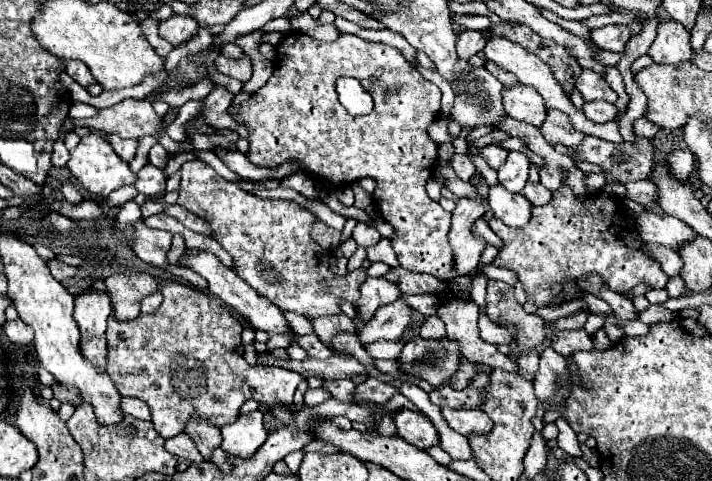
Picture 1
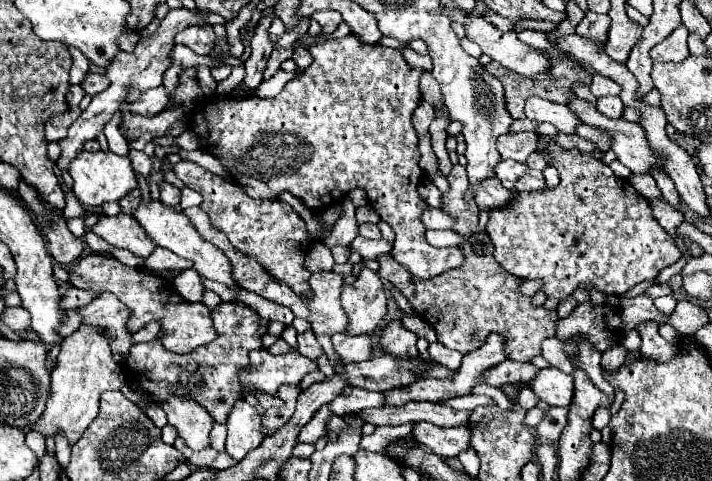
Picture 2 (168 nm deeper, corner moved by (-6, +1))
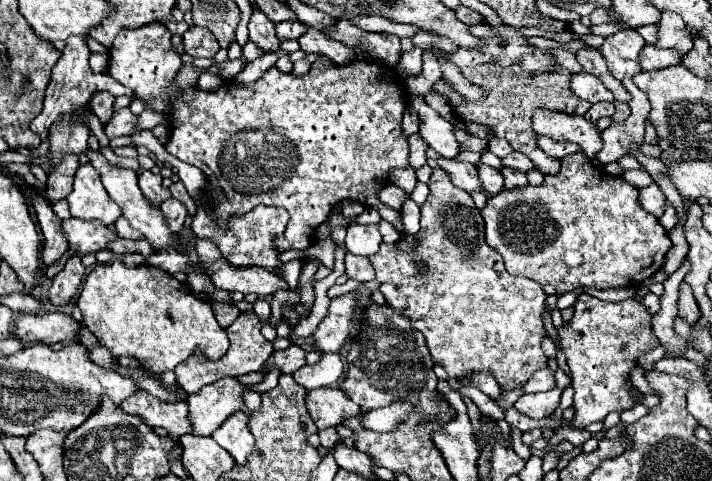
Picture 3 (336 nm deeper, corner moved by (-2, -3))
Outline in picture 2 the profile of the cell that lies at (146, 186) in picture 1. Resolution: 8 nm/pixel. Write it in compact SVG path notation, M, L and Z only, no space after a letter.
M163 182L161 184L161 202L167 206L177 206L181 202L181 190L169 182Z

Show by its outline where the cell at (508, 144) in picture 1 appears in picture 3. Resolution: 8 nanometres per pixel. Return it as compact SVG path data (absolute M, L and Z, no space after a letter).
M569 154L561 160L559 172L545 176L541 186L503 190L487 200L481 212L485 218L487 244L503 256L509 274L525 276L539 284L551 284L557 294L571 292L579 286L593 286L597 290L639 286L663 268L671 240L659 220L641 208L637 196L637 188L623 178L595 168L585 156L581 156L579 162L579 154Z

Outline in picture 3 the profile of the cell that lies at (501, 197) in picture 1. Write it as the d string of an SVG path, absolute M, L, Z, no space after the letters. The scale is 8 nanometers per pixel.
M441 158L439 160L439 166L449 172L453 184L461 190L465 190L467 194L473 194L473 192L481 192L485 196L489 196L483 188L481 188L481 180L479 180L479 174L477 174L477 168L473 164L465 164L465 162L455 162L455 160L445 160Z

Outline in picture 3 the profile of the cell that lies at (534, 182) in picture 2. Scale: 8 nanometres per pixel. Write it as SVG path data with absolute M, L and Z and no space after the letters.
M503 168L501 172L503 172L503 176L505 176L505 188L507 188L507 190L511 190L511 188L523 188L523 186L529 184L529 182L527 182L527 176L525 176L523 172L519 172L519 170Z

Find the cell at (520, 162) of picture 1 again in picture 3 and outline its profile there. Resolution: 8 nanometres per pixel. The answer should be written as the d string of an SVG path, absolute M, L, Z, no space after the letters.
M481 164L481 166L479 166L479 178L481 178L485 190L487 190L491 196L493 196L493 194L499 194L499 192L503 190L503 174L501 174L501 170Z

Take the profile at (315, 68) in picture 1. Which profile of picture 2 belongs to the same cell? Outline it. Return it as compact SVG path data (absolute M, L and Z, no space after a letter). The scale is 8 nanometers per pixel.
M345 36L345 38L329 38L321 44L315 44L309 48L311 56L313 56L313 64L303 70L295 80L287 82L285 88L275 96L275 98L267 98L267 100L261 100L261 98L255 98L255 96L219 96L219 94L213 94L213 96L205 96L197 102L197 106L191 110L191 116L189 116L189 128L199 136L199 142L203 146L203 150L209 150L225 168L227 172L233 176L231 180L235 184L239 184L247 196L251 196L253 200L279 200L279 194L283 192L289 192L293 194L295 198L299 198L311 212L315 210L323 210L335 202L339 202L347 192L351 192L353 188L363 188L369 196L369 202L371 206L375 208L375 212L381 216L381 220L385 220L397 234L395 242L393 242L393 250L391 250L391 256L401 264L405 266L413 276L417 278L433 278L437 274L443 274L447 272L449 268L457 268L457 264L461 264L463 260L463 252L457 248L457 246L451 246L451 248L433 248L431 244L427 244L425 240L425 226L421 222L421 214L423 210L427 208L427 204L421 200L421 196L417 194L417 186L421 182L421 168L419 168L419 146L417 146L417 134L413 130L413 124L411 124L411 116L413 116L413 110L419 106L421 102L421 90L419 90L419 76L423 70L419 68L409 68L409 64L403 60L401 56L401 50L395 50L395 48L387 48L387 46L381 46L381 44L375 44L375 46L369 46L369 44L361 44L355 36Z

